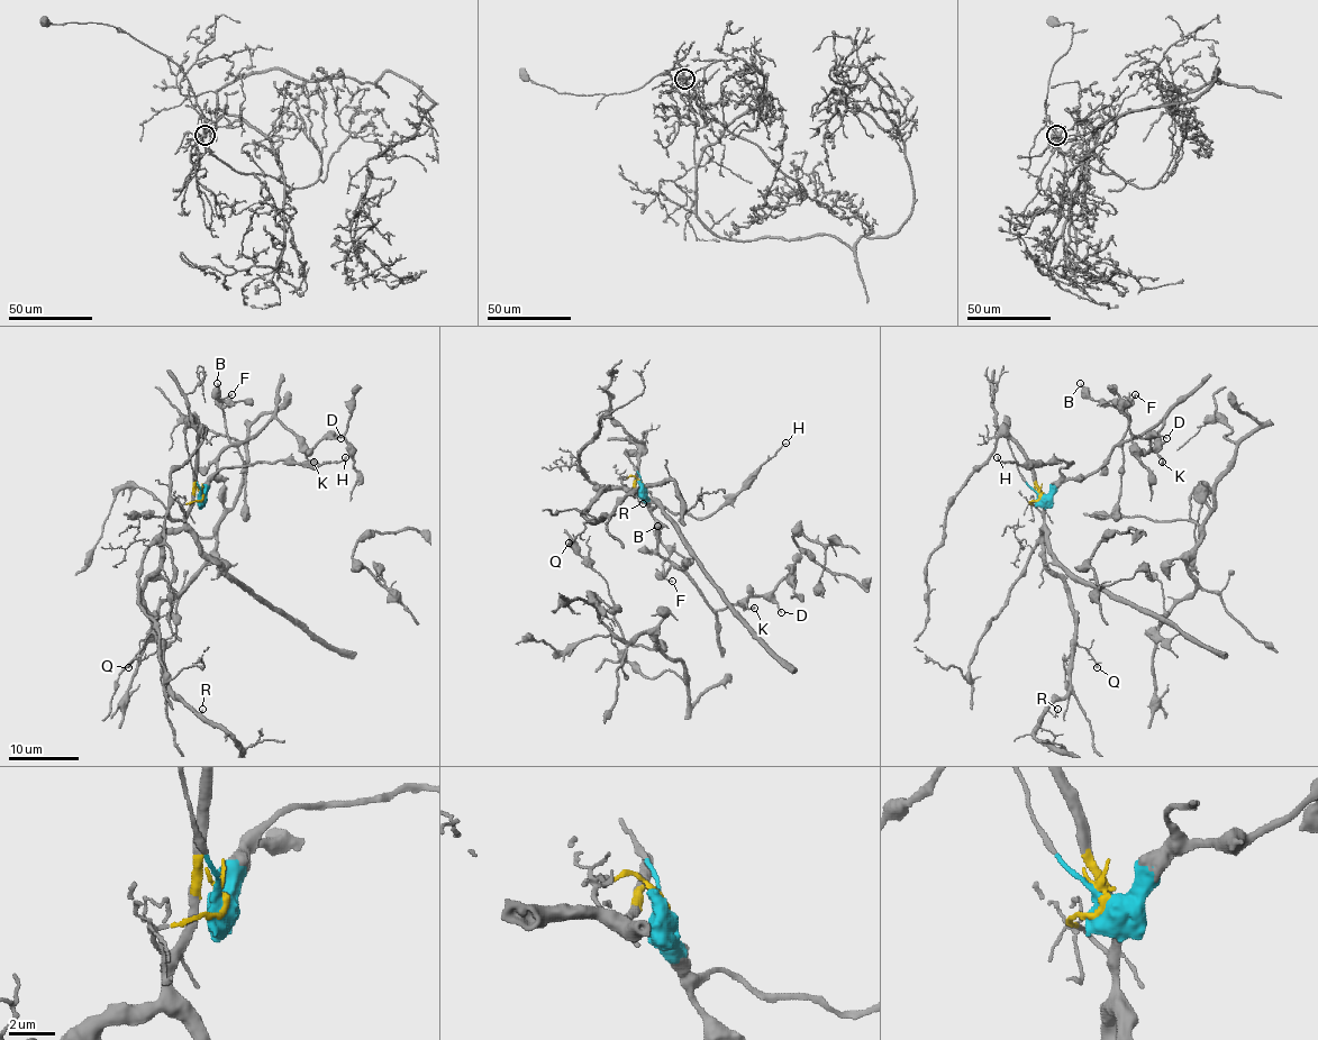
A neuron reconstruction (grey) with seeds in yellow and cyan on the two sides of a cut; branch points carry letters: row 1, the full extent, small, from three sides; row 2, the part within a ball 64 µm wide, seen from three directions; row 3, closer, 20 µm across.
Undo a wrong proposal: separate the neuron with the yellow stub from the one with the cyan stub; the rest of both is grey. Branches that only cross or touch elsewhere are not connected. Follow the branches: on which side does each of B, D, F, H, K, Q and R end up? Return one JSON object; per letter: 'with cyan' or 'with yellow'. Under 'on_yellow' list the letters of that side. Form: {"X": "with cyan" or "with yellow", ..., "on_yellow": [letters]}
{"B": "with cyan", "D": "with cyan", "F": "with cyan", "H": "with cyan", "K": "with cyan", "Q": "with yellow", "R": "with yellow", "on_yellow": ["Q", "R"]}

